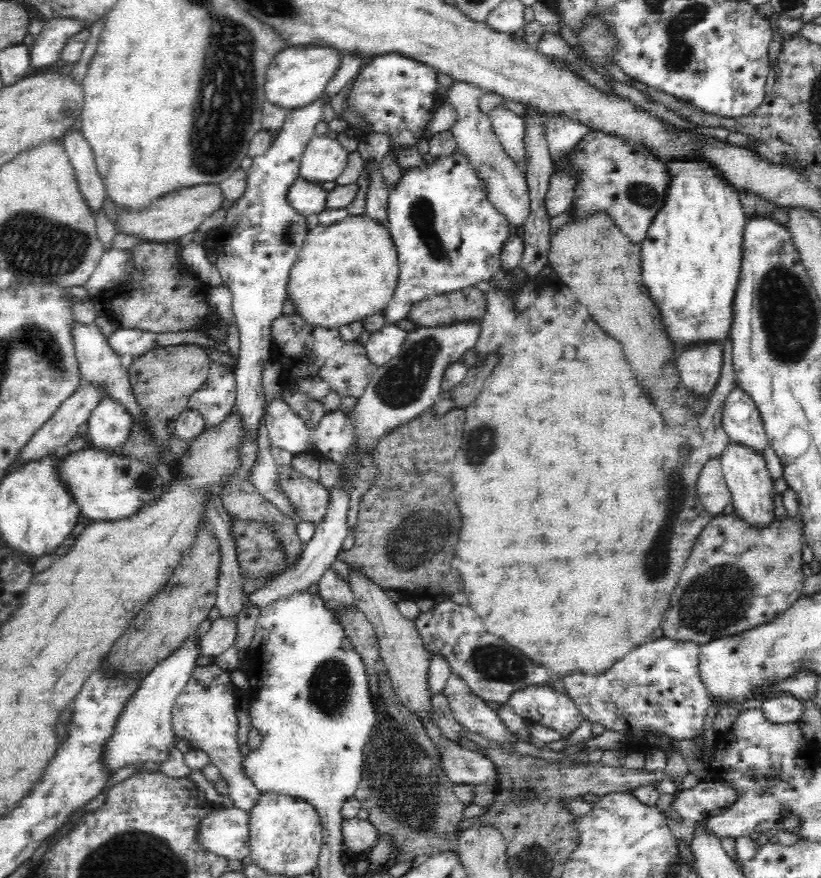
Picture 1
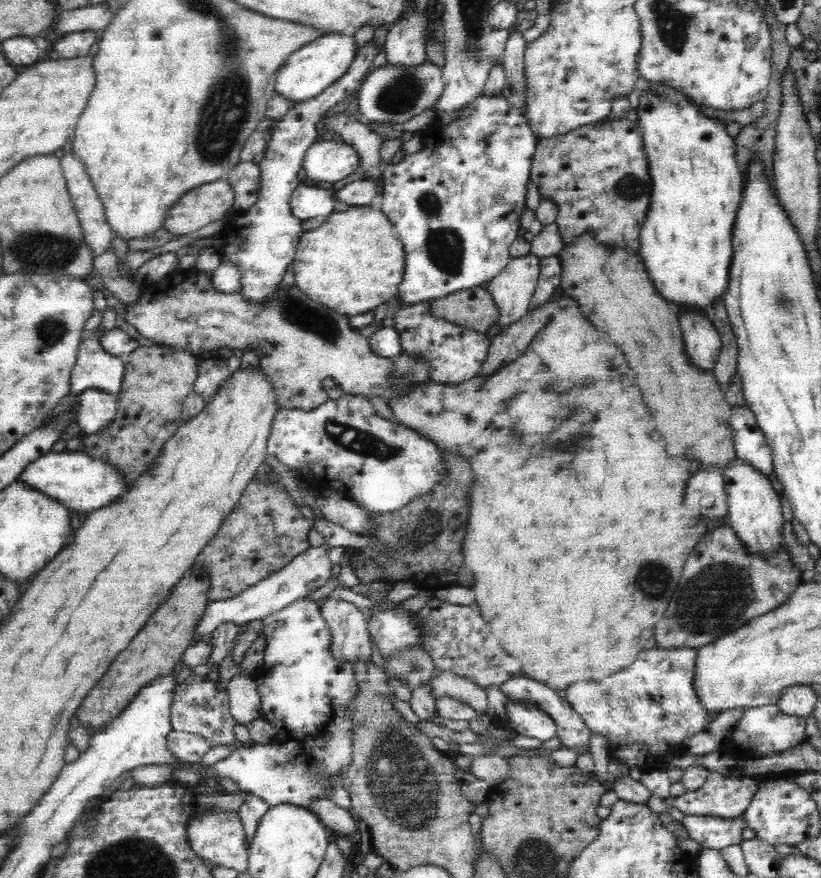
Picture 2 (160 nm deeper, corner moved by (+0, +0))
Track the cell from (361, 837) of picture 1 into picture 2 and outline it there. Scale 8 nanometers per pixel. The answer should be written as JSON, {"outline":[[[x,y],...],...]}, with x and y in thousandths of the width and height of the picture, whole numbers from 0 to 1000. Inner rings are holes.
{"outline":[[[390,908],[379,915],[380,925],[391,938],[395,938],[404,951],[418,951],[429,954],[434,948],[434,936],[424,921],[410,918],[398,908]]]}

